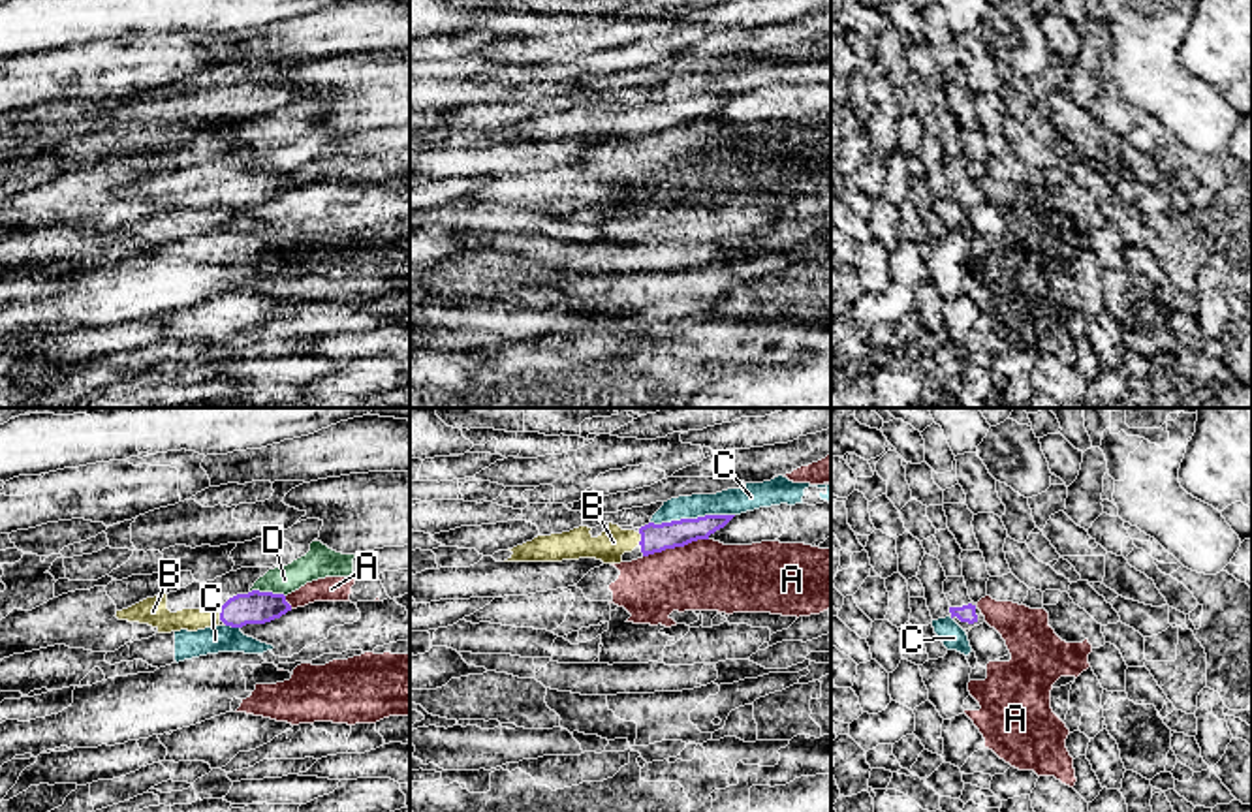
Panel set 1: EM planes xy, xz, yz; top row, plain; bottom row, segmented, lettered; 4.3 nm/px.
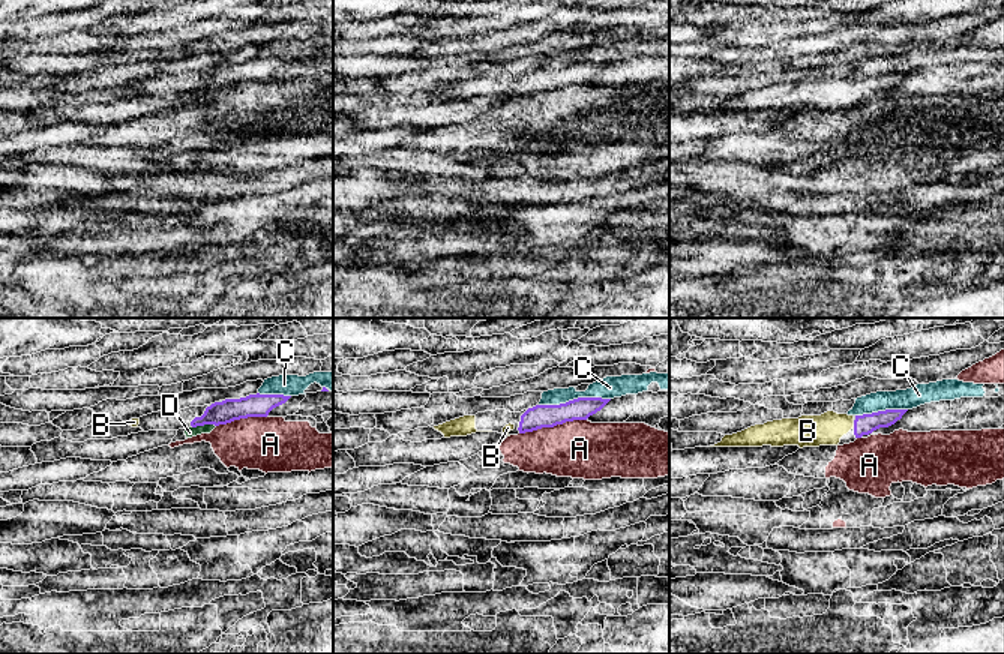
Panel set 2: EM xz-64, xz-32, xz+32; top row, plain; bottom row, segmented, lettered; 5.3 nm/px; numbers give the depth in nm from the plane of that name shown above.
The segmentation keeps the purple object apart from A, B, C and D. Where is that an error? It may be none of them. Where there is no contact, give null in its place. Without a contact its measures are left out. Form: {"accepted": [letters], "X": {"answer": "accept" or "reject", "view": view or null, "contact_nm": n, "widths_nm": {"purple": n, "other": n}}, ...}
{"accepted": ["B"], "A": {"answer": "reject", "view": "xz", "contact_nm": 300, "widths_nm": {"purple": 130, "other": 300}}, "B": {"answer": "accept", "view": "xz", "contact_nm": 60, "widths_nm": {"purple": 130, "other": 130}}, "C": {"answer": "reject", "view": "xz", "contact_nm": 360, "widths_nm": {"purple": 130, "other": 110}}, "D": {"answer": "reject", "view": "xy", "contact_nm": 150, "widths_nm": {"purple": 140, "other": 130}}}

